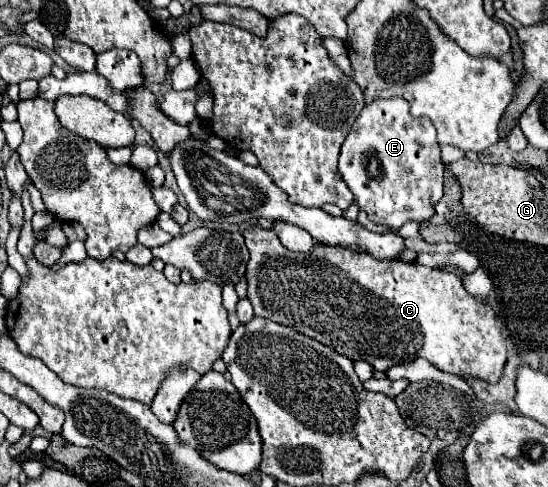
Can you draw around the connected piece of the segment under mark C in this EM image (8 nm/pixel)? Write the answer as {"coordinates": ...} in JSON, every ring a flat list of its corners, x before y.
{"coordinates":[[258,224,256,226,250,226,248,230,244,230,244,238,246,238,246,248,250,252,250,260,248,260,248,270,246,270,246,278,248,278,248,300,252,302,254,306,254,316,260,316,260,318,268,318,272,322,278,322,278,324,284,324,284,326,290,326,326,346,332,346,336,352,340,352,342,356,350,358,350,360,362,360,368,362,372,368,376,370,382,370,386,372,392,364,400,364,400,362,410,362,412,358,424,358,428,360,434,368,442,370,442,372,448,372,448,374,456,374,456,376,470,376,470,378,480,378,484,382,490,382,490,384,496,384,502,376,502,370,504,370,504,364,506,364,506,358,508,358,508,348,506,348,506,340,502,336,502,330,498,328,498,322,496,322,496,312,492,312,494,308,486,304,486,300,482,296,472,296,464,290,462,282,456,278,456,274,452,272,444,272,444,270,438,270,438,268,426,268,418,262,402,262,402,260,376,260,374,256,370,254,358,254,358,252,348,252,344,248,338,248,338,246,316,246,308,256,300,256,298,252,288,252,278,236,270,230,262,230]]}

